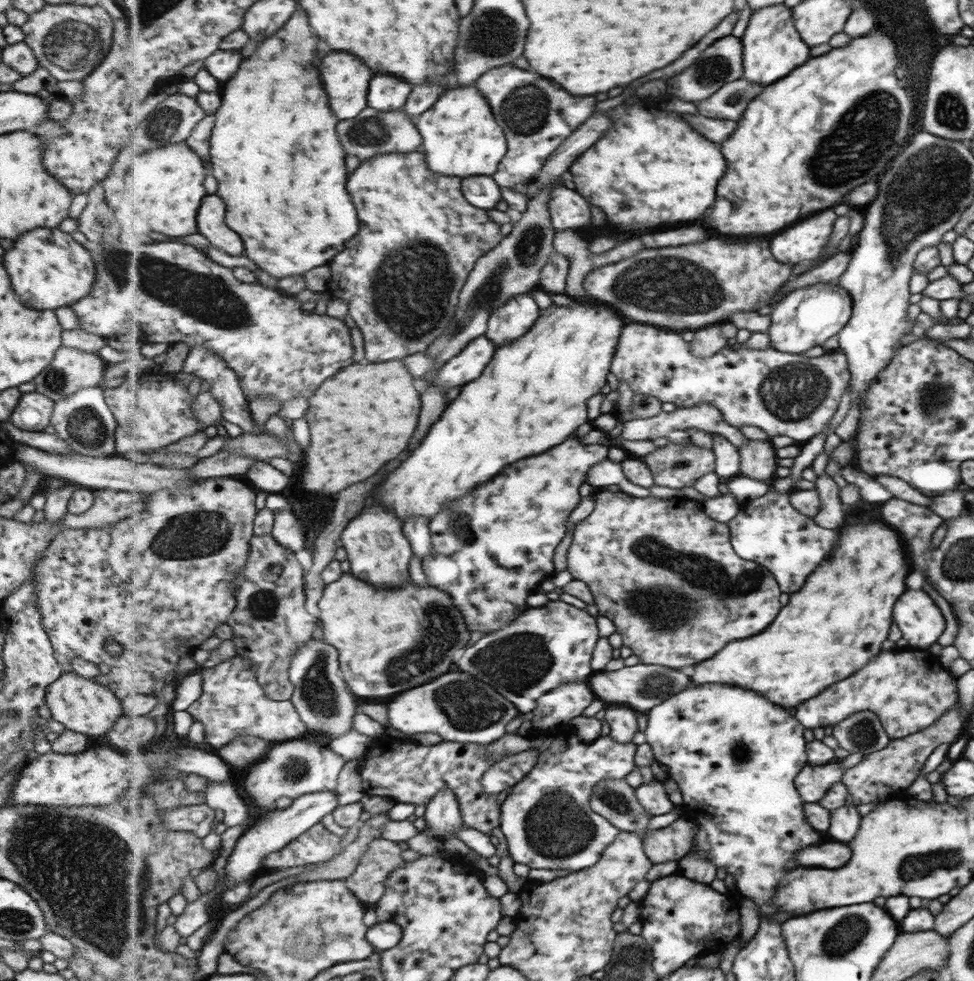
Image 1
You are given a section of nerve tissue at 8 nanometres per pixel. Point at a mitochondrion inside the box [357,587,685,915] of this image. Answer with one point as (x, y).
(517, 662)

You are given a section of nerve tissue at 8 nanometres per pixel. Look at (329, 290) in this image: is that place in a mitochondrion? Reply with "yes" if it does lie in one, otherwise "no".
no

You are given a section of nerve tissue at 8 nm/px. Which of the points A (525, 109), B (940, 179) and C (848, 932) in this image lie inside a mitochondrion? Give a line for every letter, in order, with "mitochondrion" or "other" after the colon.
A: mitochondrion
B: mitochondrion
C: mitochondrion

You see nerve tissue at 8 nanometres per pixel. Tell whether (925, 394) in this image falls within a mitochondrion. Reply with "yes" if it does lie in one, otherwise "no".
yes

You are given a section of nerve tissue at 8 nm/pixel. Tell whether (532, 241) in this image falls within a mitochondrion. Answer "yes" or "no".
yes

